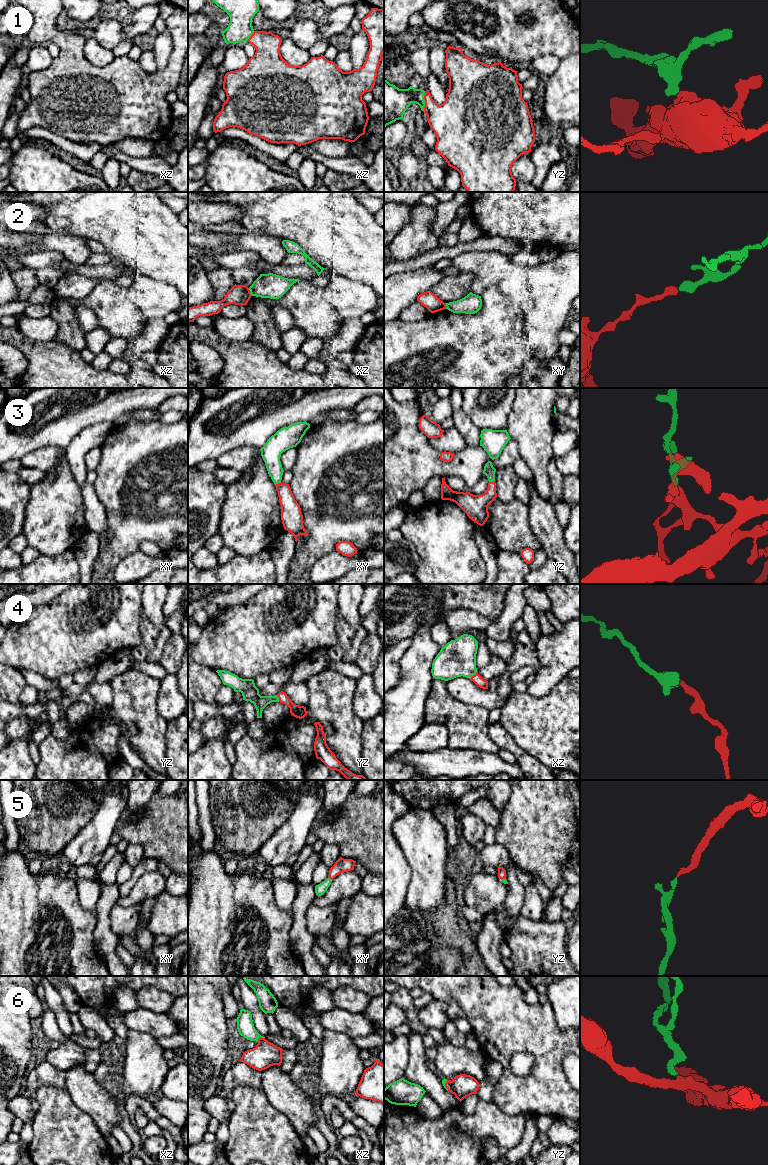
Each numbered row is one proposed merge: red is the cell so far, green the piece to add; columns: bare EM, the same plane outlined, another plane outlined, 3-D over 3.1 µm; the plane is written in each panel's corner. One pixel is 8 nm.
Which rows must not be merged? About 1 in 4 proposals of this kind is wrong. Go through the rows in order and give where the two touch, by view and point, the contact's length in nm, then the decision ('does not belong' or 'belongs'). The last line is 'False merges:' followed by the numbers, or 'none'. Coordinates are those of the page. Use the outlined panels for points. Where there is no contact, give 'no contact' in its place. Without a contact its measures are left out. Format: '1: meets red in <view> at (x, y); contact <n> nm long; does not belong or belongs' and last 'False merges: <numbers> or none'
1: meets red in yz at (425, 101); contact 160 nm long; belongs
2: meets red in xz at (249, 292); contact 70 nm long; does not belong
3: meets red in xy at (278, 483); contact 60 nm long; belongs
4: meets red in xz at (473, 675); contact 90 nm long; belongs
5: meets red in xy at (330, 878); contact 30 nm long; belongs
6: meets red in xz at (260, 1037); contact 80 nm long; belongs
False merges: 2

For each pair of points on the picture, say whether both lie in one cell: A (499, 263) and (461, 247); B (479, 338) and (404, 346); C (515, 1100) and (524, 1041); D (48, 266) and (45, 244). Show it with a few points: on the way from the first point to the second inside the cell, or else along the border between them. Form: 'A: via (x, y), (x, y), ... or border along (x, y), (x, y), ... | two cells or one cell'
A: border along (495, 251), (465, 252) | two cells
B: via (460, 342), (436, 343), (433, 346), (423, 346) | one cell
C: via (530, 1085), (539, 1076), (539, 1056) | one cell
D: border along (41, 250), (55, 250), (66, 258) | two cells

